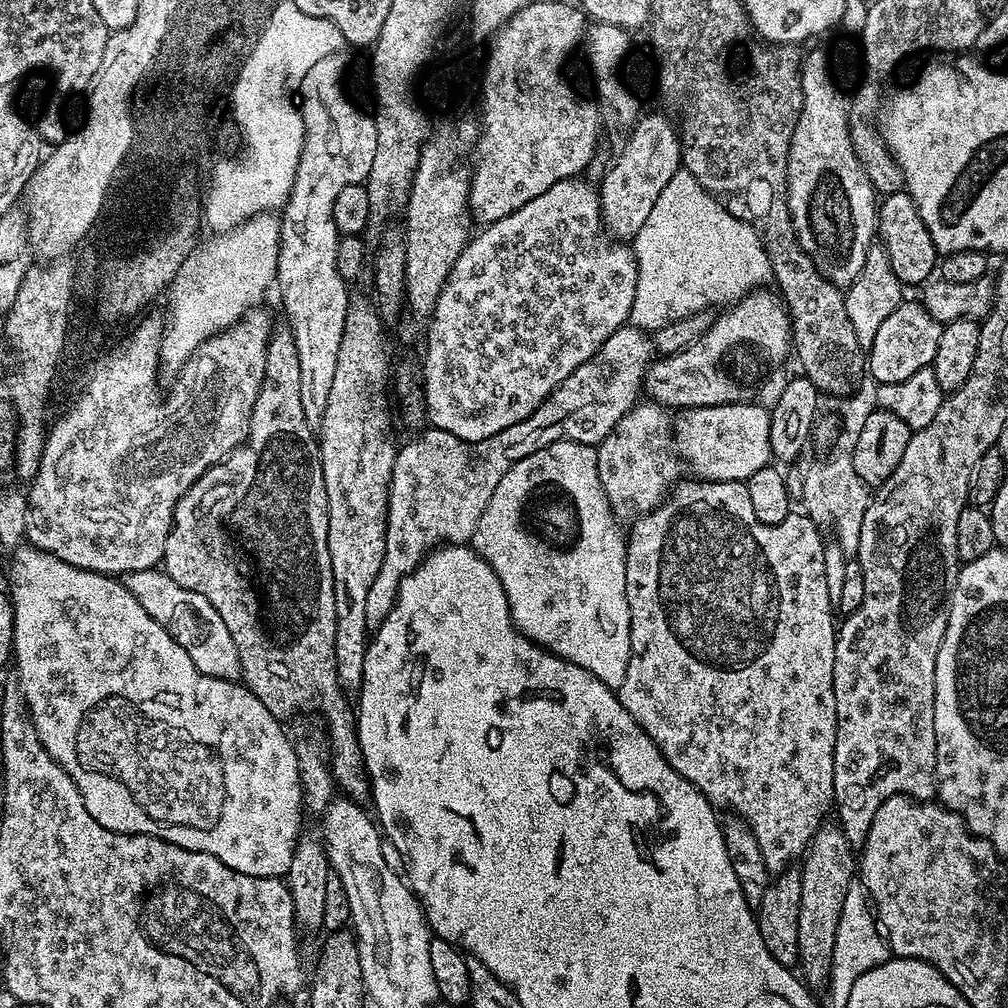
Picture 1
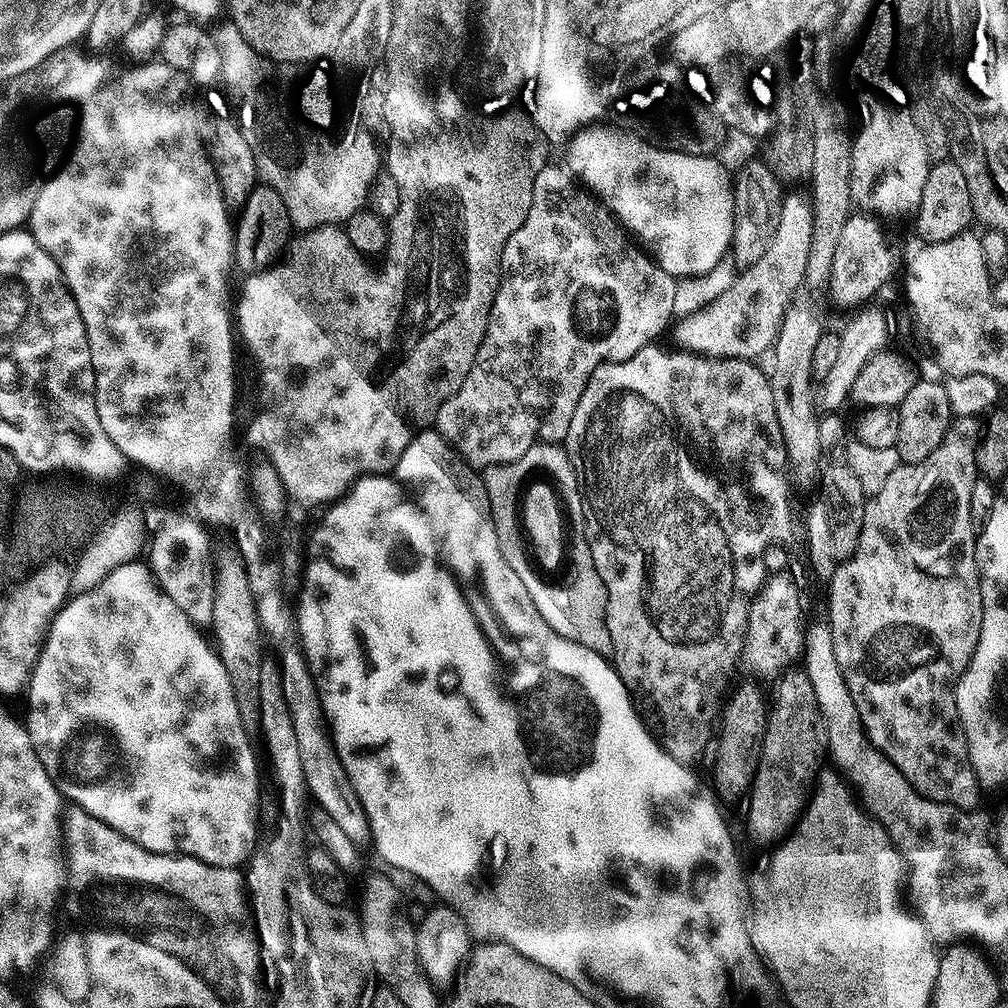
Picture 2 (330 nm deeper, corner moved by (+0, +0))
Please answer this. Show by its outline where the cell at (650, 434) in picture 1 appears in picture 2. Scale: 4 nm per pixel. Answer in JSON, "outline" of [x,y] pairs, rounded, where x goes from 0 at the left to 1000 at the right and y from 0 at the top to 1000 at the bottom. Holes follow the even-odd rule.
{"outline":[[[654,340],[642,341],[633,351],[621,355],[617,359],[608,361],[595,361],[585,371],[581,383],[577,387],[577,395],[573,395],[573,407],[569,407],[569,415],[565,415],[565,427],[561,431],[558,443],[563,450],[563,456],[567,459],[567,468],[571,472],[571,480],[575,483],[575,512],[579,515],[579,536],[583,539],[583,552],[585,563],[591,566],[593,573],[597,573],[597,581],[601,585],[601,625],[605,625],[605,637],[607,638],[607,650],[605,652],[611,668],[617,673],[624,690],[627,692],[627,699],[635,710],[635,714],[646,726],[648,732],[658,740],[665,752],[684,760],[689,759],[689,754],[698,746],[698,741],[702,738],[702,718],[698,715],[698,697],[702,694],[702,689],[710,683],[710,674],[718,671],[726,663],[726,658],[731,658],[732,652],[736,647],[736,636],[738,634],[738,624],[742,618],[742,601],[746,598],[751,587],[758,582],[760,568],[758,566],[758,547],[760,542],[771,538],[781,537],[781,532],[786,528],[786,500],[782,497],[782,480],[784,472],[780,467],[782,464],[782,446],[778,443],[776,427],[772,423],[772,411],[768,407],[768,391],[766,390],[766,379],[761,372],[758,373],[749,364],[745,357],[711,357],[699,353],[691,353],[689,349],[670,347],[671,349],[661,349],[654,345]]]}

